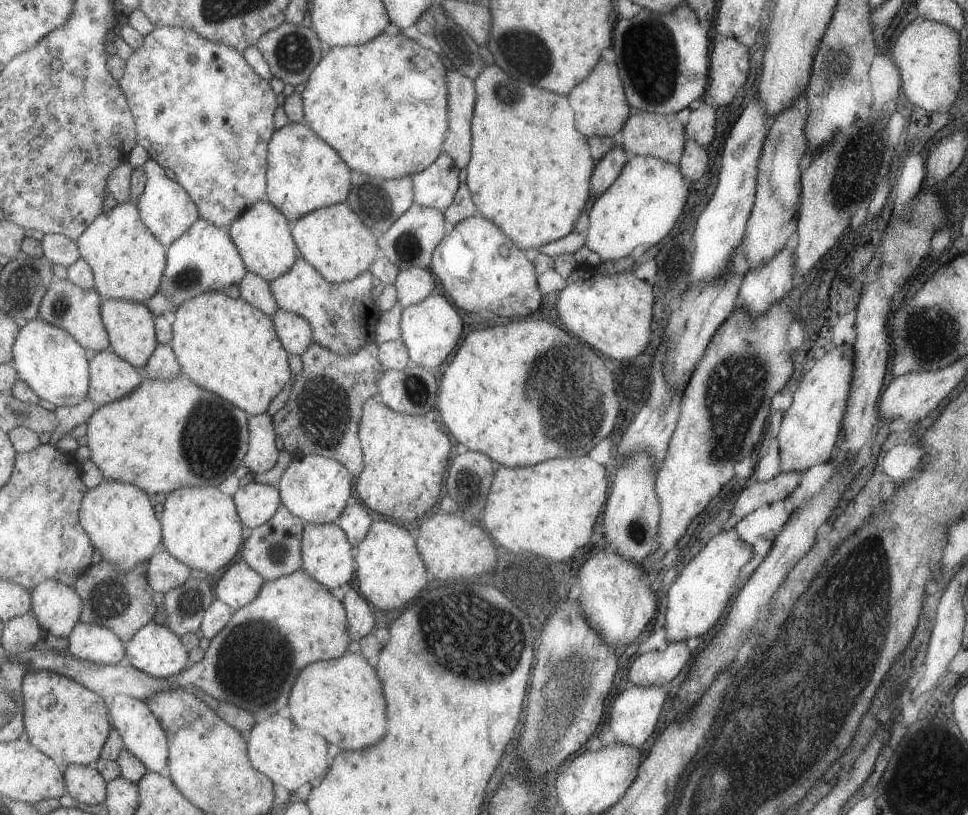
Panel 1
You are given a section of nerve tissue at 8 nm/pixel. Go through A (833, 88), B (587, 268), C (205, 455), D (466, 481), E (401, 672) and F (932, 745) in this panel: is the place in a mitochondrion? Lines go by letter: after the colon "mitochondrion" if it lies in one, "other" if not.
A: mitochondrion
B: other
C: mitochondrion
D: mitochondrion
E: other
F: other

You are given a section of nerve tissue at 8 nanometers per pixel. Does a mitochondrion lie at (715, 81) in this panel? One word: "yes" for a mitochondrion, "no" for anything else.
no

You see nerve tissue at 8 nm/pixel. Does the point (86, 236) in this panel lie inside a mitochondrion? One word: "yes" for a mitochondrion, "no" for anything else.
no

